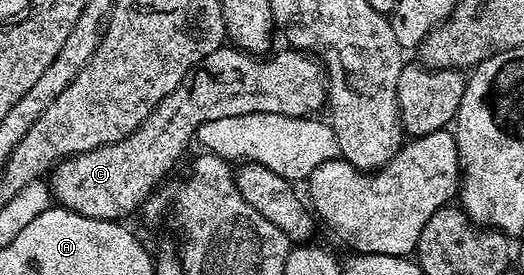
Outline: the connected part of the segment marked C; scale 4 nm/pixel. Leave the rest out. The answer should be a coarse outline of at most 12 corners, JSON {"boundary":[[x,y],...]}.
{"boundary":[[215,49],[129,137],[57,161],[53,202],[123,222],[203,124],[319,114],[320,62]]}

